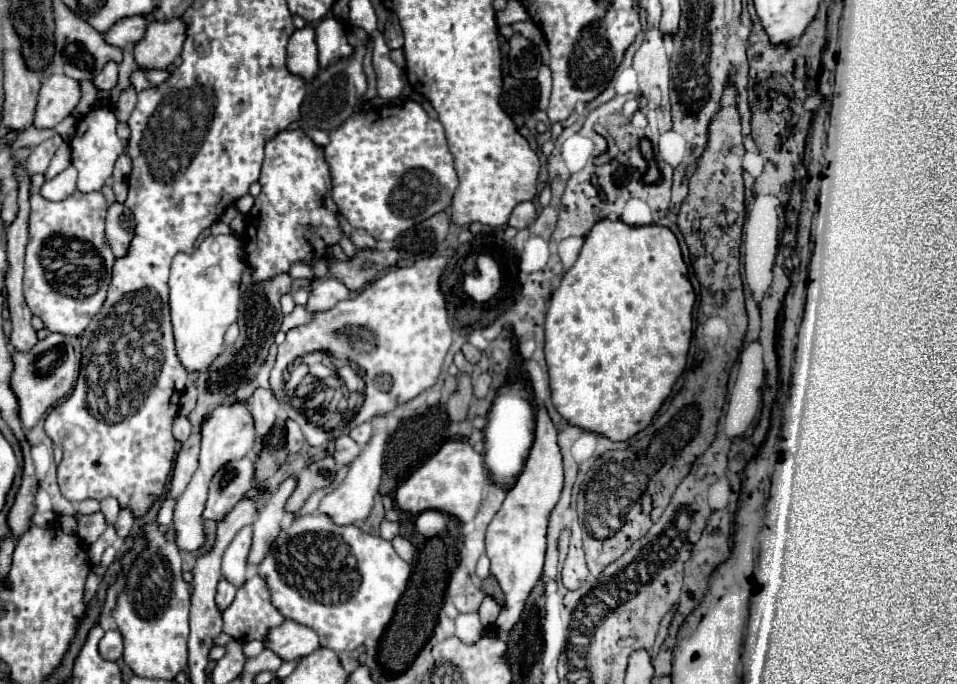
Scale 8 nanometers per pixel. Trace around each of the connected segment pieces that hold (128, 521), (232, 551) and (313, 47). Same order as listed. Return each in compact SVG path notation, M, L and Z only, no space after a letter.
M127 509L119 511L119 519L117 519L117 523L115 523L117 537L119 537L119 539L127 539L129 533L131 533L131 527L133 527L133 515L131 515L131 511L127 511Z
M251 525L243 527L223 555L221 575L223 579L231 581L235 587L241 587L247 579L247 553L251 549L251 535L253 527Z
M305 25L291 35L287 45L287 67L291 73L303 75L305 79L311 79L317 73L317 43L311 25Z

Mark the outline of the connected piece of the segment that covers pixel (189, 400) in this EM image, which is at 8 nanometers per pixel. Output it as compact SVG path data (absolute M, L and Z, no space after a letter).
M189 385L181 395L181 413L191 413L197 405L197 387Z

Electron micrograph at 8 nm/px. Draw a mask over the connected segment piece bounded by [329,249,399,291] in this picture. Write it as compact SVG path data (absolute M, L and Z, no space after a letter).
M395 249L389 251L359 251L349 261L329 261L329 271L333 277L341 279L351 291L361 291L365 285L375 281L381 271L387 271L393 267L399 259L399 253Z

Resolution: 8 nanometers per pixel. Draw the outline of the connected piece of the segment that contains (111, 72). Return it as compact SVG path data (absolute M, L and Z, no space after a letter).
M105 63L105 67L101 69L101 79L97 79L97 83L101 87L113 87L117 81L117 63Z

